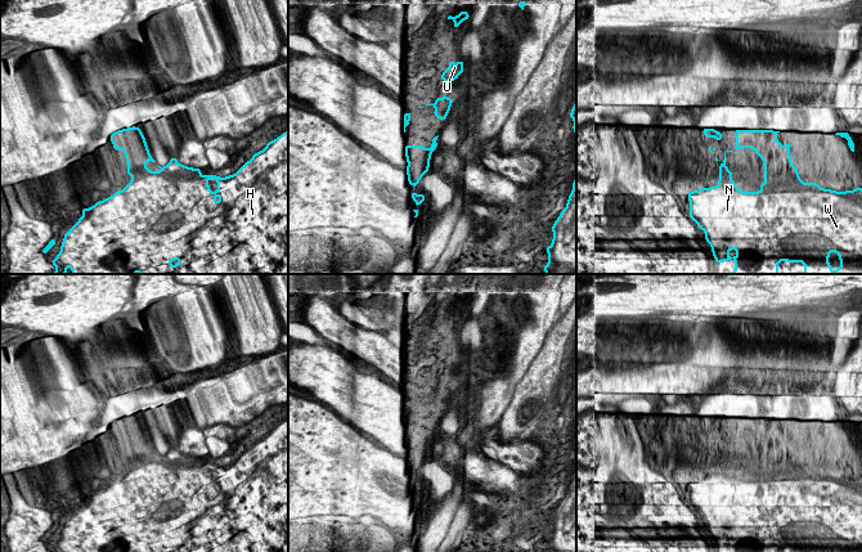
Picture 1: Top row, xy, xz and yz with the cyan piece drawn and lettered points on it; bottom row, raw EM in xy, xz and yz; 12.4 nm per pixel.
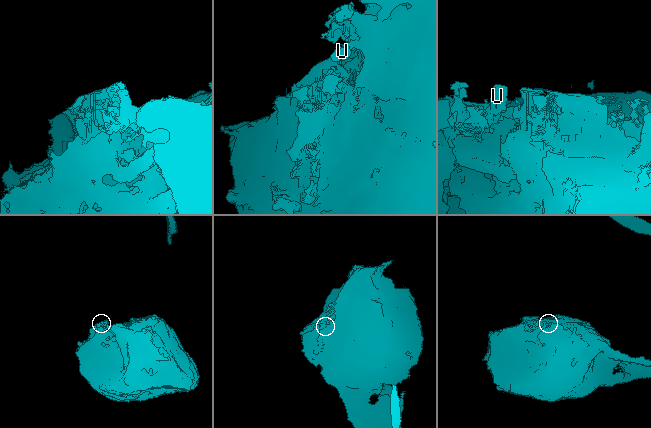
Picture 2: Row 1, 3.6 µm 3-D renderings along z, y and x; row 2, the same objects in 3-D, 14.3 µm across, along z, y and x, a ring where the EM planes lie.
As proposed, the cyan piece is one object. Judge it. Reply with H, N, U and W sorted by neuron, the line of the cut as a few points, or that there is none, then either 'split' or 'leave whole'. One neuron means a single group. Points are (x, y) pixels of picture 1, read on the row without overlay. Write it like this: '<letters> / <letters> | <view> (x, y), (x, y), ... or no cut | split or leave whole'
H N U W | no cut | leave whole

